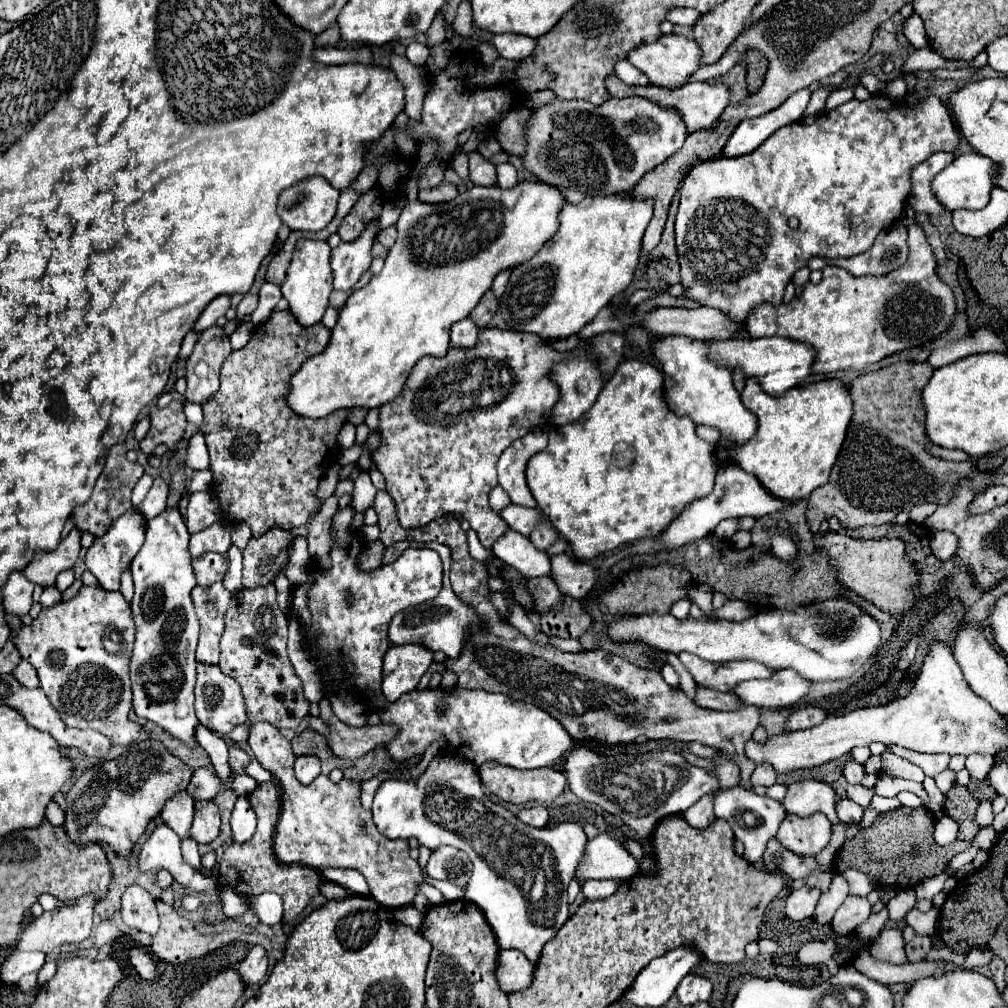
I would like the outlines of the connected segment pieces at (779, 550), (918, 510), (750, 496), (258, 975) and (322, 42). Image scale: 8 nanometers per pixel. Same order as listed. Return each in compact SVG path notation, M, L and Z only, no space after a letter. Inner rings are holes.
M765 528L765 530L771 534L771 548L773 548L773 552L775 552L777 558L781 558L781 560L793 560L797 556L797 548L795 548L793 540L787 534L783 534L783 532L771 532L769 528Z
M921 504L921 506L915 506L911 512L909 512L909 520L915 522L915 524L923 524L933 512L935 512L935 504Z
M723 466L717 472L717 482L715 482L715 490L713 494L709 494L703 500L695 500L677 520L671 522L671 526L667 528L667 532L661 534L661 540L665 540L665 548L673 550L673 548L681 548L687 542L705 538L707 534L713 532L713 528L725 520L725 518L743 518L743 516L753 516L753 518L763 518L771 512L779 512L787 506L787 502L781 502L777 498L773 498L769 492L765 492L765 488L761 488L759 480L749 474L743 472L737 466Z
M253 946L247 958L239 964L239 976L245 986L259 984L267 974L267 954L261 946Z
M333 24L331 28L315 36L315 48L333 48L333 46L339 46L339 42L341 42L341 36L339 36L337 24Z

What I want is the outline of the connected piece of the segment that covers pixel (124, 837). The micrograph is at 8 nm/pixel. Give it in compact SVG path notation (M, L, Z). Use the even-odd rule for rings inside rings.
M145 740L129 746L119 758L105 760L87 772L83 772L71 790L67 792L67 808L65 808L65 830L71 842L83 846L89 842L107 844L119 858L129 858L137 840L145 834L147 824L161 814L165 802L175 794L187 788L193 772L185 766L177 756L173 756L161 742Z

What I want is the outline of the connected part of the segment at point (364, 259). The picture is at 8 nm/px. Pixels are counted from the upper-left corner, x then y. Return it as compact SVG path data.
M369 224L367 230L355 242L341 242L331 250L331 270L333 270L333 288L351 290L353 284L369 270L371 264L371 244L375 240L375 224Z

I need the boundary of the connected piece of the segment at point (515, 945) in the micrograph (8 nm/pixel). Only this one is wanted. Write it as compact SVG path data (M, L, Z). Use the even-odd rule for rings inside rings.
M437 754L437 760L431 760L427 770L417 780L385 780L375 794L371 810L379 832L387 838L417 838L421 846L431 850L447 844L467 852L473 862L473 878L465 888L465 900L477 904L483 910L501 950L521 950L533 964L539 962L547 940L551 940L569 918L565 890L567 884L575 878L575 868L587 844L587 836L579 822L563 822L555 828L531 828L523 824L509 810L493 804L485 796L483 784L479 780L479 770L475 764L471 764L471 760L447 754ZM537 876L541 882L541 894L539 902L531 902L529 892Z

